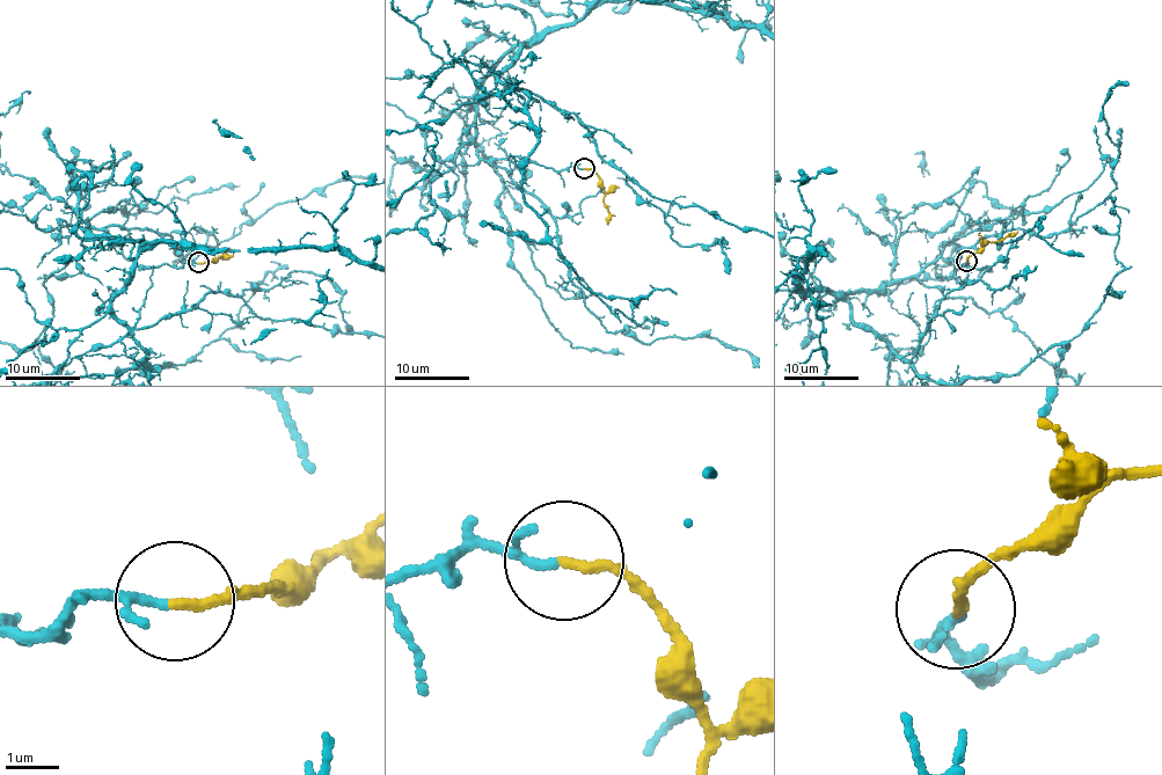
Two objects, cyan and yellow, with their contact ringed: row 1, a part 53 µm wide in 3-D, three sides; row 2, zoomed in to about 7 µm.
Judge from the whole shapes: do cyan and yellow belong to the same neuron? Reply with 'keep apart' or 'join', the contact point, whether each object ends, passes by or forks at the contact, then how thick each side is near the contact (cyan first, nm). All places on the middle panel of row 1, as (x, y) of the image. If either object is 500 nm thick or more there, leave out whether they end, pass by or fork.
join; at (584, 168); cyan passes by; yellow ends there; 120 nm thick on the cyan side, 180 nm on the other

